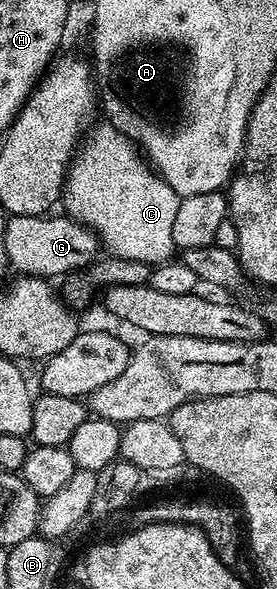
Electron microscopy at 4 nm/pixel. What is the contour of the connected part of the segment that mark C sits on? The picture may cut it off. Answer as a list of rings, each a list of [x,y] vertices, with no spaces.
[[[111,122],[100,124],[83,137],[78,151],[68,166],[62,193],[63,211],[91,230],[96,239],[113,257],[132,259],[155,266],[173,259],[177,251],[174,242],[174,218],[182,197],[156,173],[138,151],[137,145],[123,136]]]

